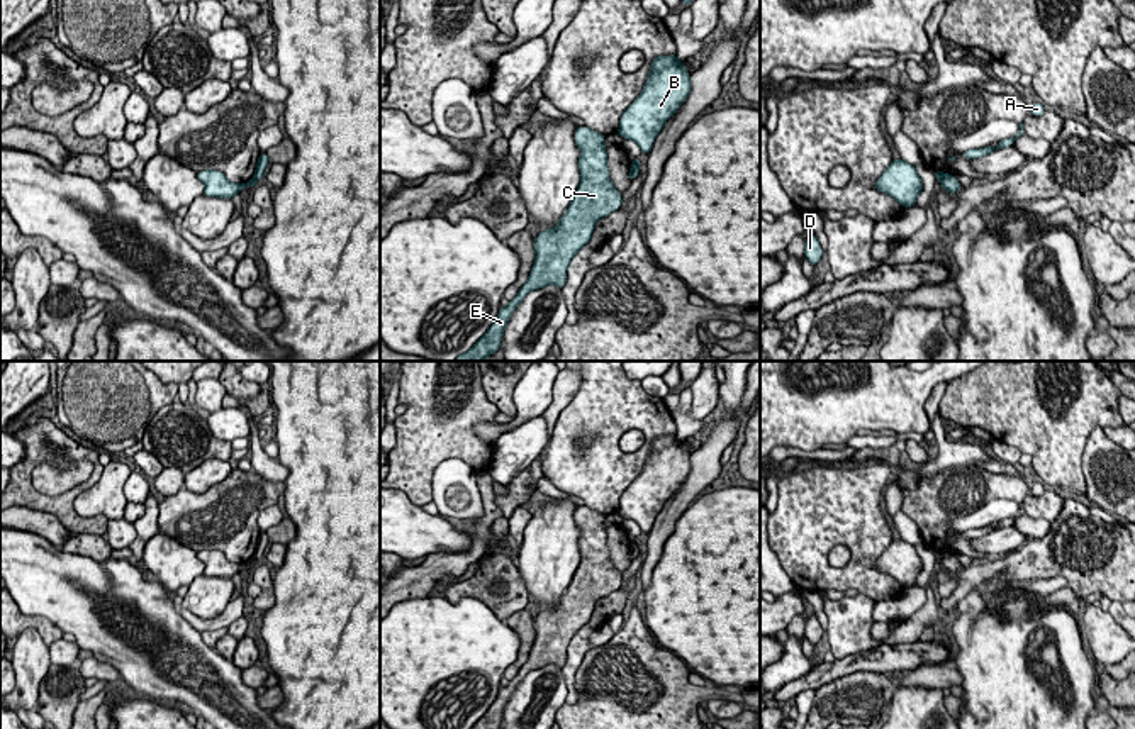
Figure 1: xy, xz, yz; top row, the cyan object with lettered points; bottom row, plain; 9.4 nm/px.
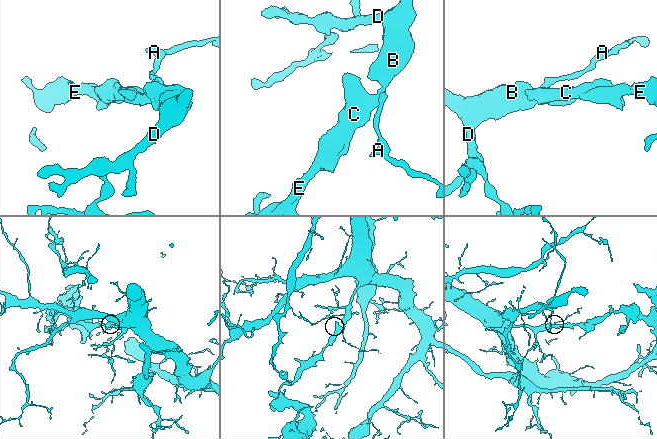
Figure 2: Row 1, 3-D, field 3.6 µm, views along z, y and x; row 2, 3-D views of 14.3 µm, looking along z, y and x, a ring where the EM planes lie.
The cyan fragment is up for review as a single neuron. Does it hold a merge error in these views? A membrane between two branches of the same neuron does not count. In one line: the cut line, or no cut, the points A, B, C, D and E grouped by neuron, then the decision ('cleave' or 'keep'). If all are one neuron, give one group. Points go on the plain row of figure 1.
yz (947, 555), (940, 560) | A B D / C E | cleave

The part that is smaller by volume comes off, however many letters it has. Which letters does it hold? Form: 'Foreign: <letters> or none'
Foreign: C, E

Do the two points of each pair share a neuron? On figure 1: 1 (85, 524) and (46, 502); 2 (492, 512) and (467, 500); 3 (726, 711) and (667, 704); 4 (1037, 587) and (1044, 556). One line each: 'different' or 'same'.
1: same
2: different
3: different
4: different

